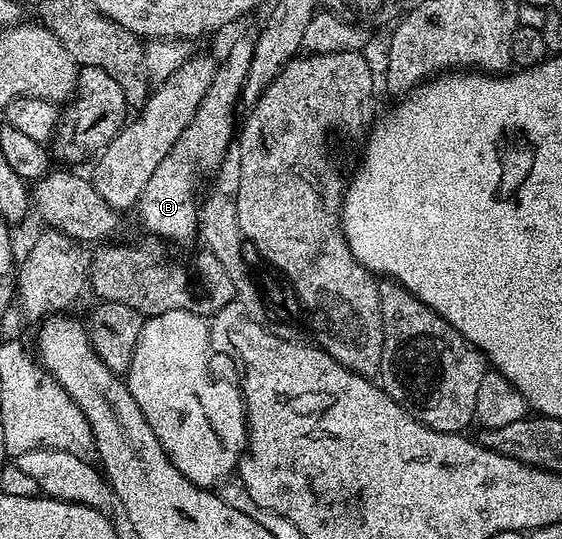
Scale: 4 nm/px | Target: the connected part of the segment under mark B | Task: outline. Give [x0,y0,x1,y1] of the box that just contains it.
[136,40,254,242]

